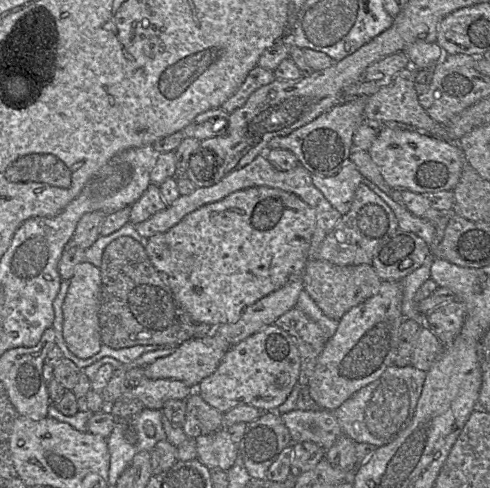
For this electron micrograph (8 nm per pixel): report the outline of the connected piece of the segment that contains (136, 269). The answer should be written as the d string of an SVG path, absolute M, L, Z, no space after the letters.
M129 236L113 240L103 251L99 269L99 327L103 345L112 349L143 345L177 348L196 337L197 323L176 301L164 276L155 269L141 243Z

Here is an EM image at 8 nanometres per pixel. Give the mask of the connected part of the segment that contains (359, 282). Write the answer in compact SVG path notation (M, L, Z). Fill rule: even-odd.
M318 259L308 260L301 278L304 290L323 314L337 321L351 308L376 295L382 283L371 264L339 266Z

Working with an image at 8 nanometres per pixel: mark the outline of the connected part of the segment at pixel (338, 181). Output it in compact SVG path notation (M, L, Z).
M347 159L339 172L333 176L311 175L314 186L341 215L349 211L355 191L364 180L350 159Z

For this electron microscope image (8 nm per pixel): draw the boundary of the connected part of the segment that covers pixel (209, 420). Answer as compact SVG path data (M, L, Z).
M198 392L186 399L186 414L182 429L190 438L207 435L223 428L223 413L210 406Z

